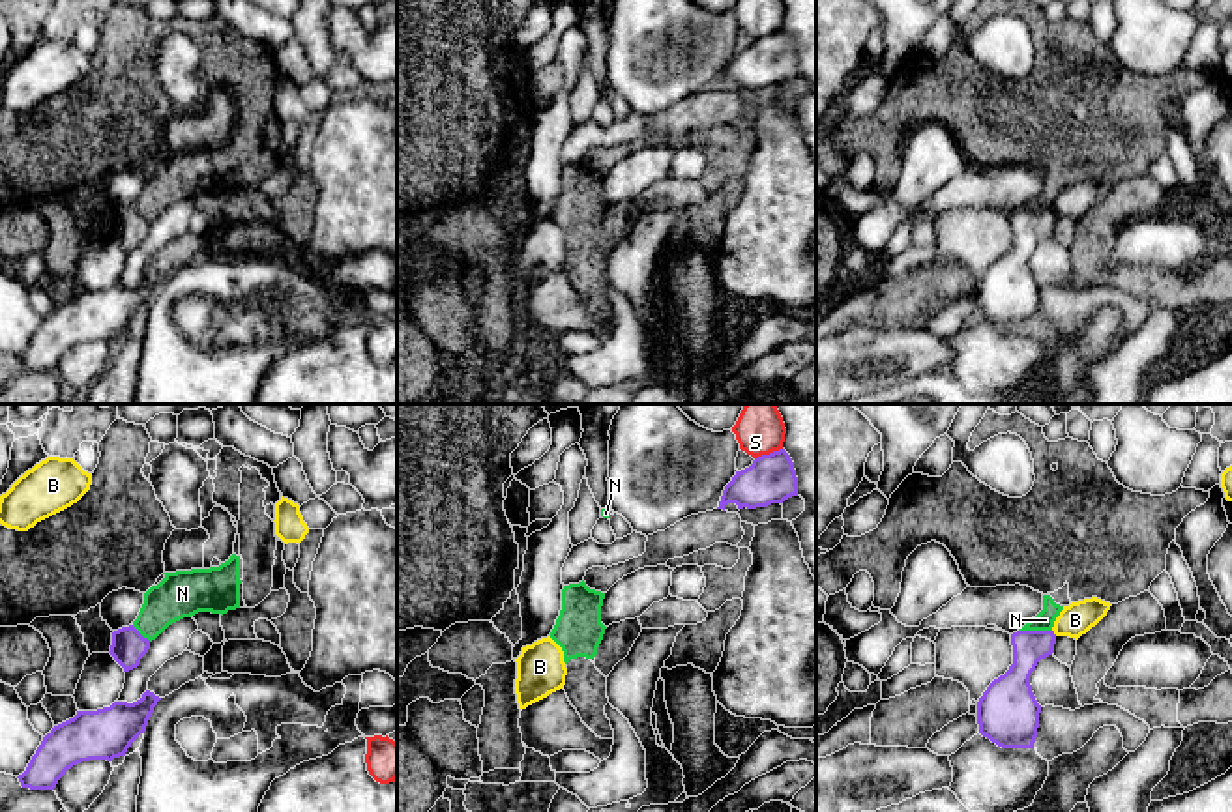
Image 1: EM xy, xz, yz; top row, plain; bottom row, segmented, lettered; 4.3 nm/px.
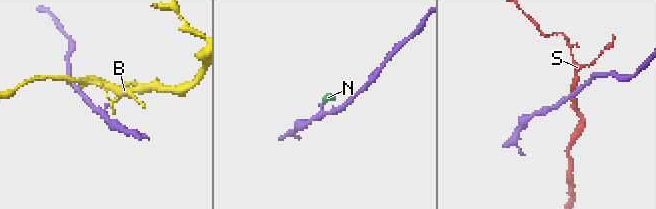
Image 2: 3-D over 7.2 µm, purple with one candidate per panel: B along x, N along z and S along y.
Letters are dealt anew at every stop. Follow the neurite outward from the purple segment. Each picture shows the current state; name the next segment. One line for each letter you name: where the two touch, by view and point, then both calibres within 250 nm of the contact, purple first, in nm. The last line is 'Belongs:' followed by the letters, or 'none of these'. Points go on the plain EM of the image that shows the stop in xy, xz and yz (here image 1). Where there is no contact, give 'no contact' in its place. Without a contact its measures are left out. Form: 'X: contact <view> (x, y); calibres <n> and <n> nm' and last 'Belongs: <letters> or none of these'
Belongs: none of these

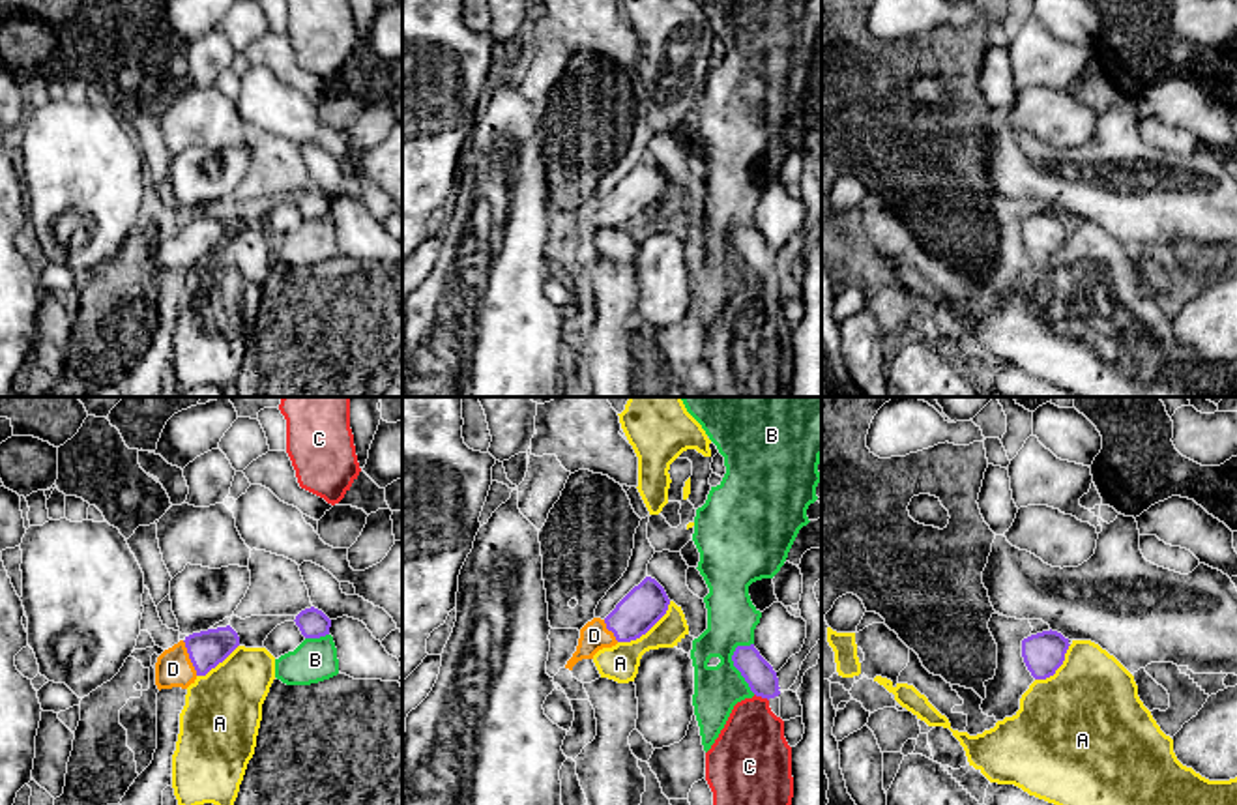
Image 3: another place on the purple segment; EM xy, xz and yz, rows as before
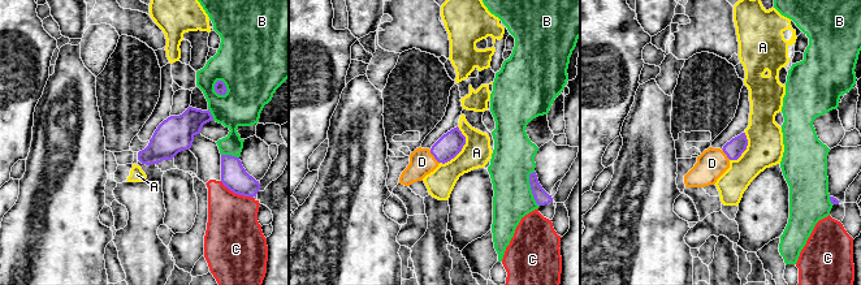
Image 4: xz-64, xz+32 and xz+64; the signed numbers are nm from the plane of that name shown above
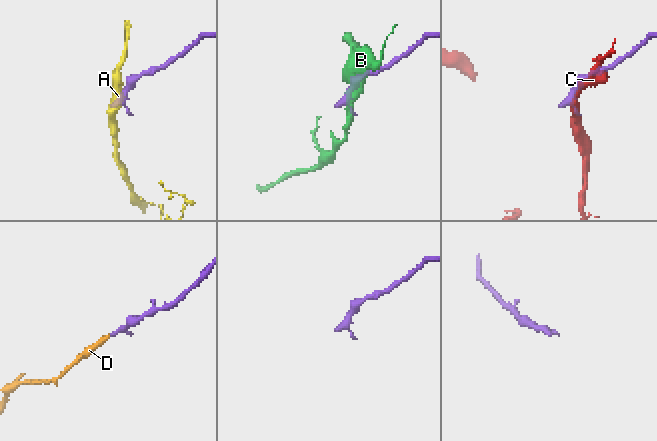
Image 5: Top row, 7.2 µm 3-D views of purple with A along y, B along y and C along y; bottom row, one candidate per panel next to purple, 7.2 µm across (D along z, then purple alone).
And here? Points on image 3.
D: contact xy (189, 238); calibres 160 and 160 nm
Belongs: D

